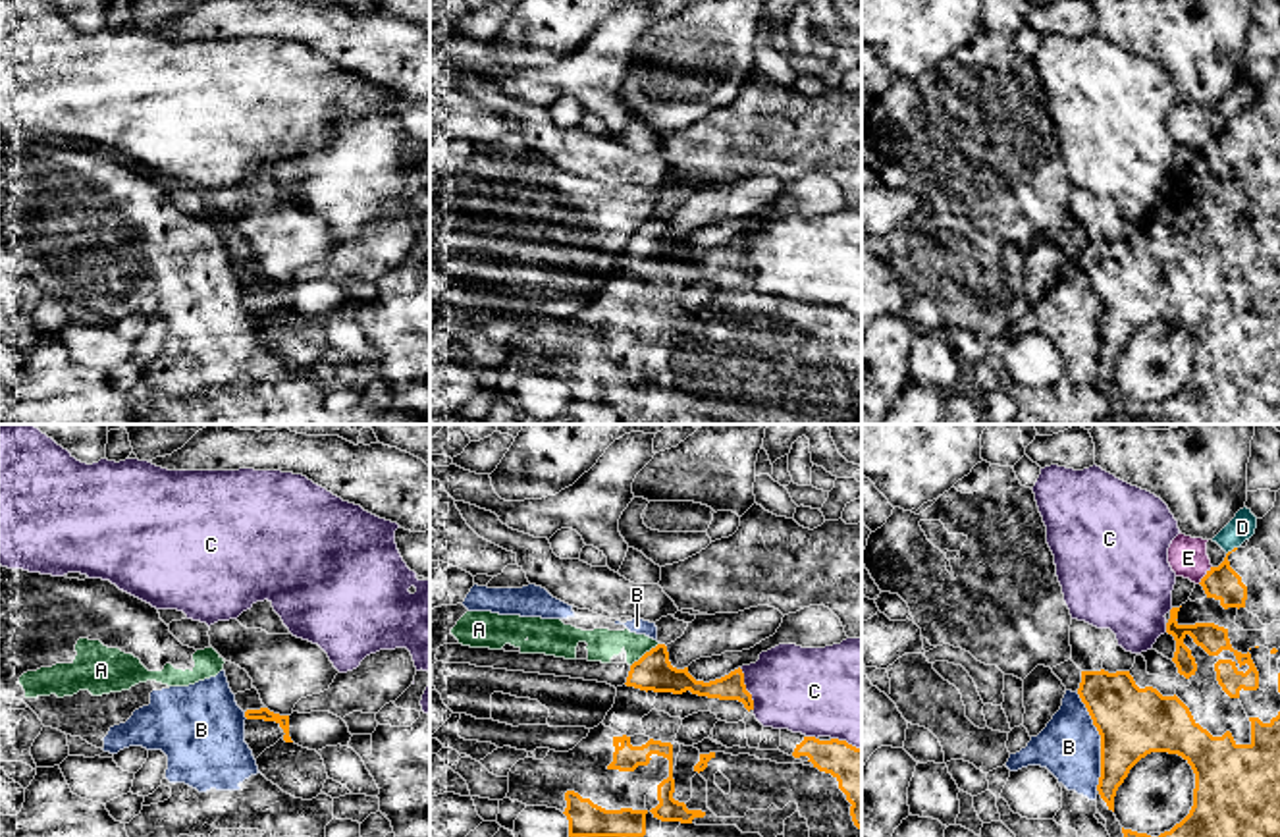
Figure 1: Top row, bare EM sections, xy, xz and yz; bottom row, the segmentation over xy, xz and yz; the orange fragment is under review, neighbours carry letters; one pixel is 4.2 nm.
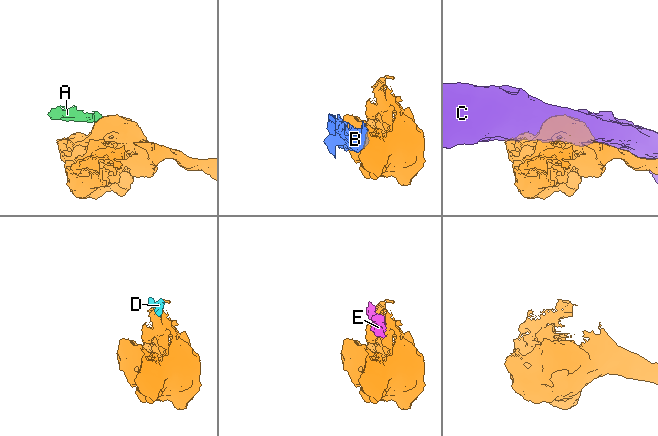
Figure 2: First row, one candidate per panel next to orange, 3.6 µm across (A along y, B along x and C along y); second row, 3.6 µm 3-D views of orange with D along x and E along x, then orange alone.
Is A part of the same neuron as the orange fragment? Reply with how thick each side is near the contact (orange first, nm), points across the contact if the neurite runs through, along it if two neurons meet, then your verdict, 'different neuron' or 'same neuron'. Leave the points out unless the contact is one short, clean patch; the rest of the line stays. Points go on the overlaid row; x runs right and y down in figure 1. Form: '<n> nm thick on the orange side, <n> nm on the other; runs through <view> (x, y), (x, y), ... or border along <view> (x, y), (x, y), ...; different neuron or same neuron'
160 nm thick on the orange side, 130 nm on the other; border along xz (658, 643), (631, 666); different neuron

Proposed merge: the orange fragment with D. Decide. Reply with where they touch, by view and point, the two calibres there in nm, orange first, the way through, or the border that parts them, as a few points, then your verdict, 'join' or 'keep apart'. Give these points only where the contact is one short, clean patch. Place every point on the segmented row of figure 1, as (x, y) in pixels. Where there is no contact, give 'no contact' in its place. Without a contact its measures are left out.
contact yz (1232, 550); calibres 150 and 110 nm; keep apart

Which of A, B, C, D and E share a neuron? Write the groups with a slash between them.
A B / C / D E

